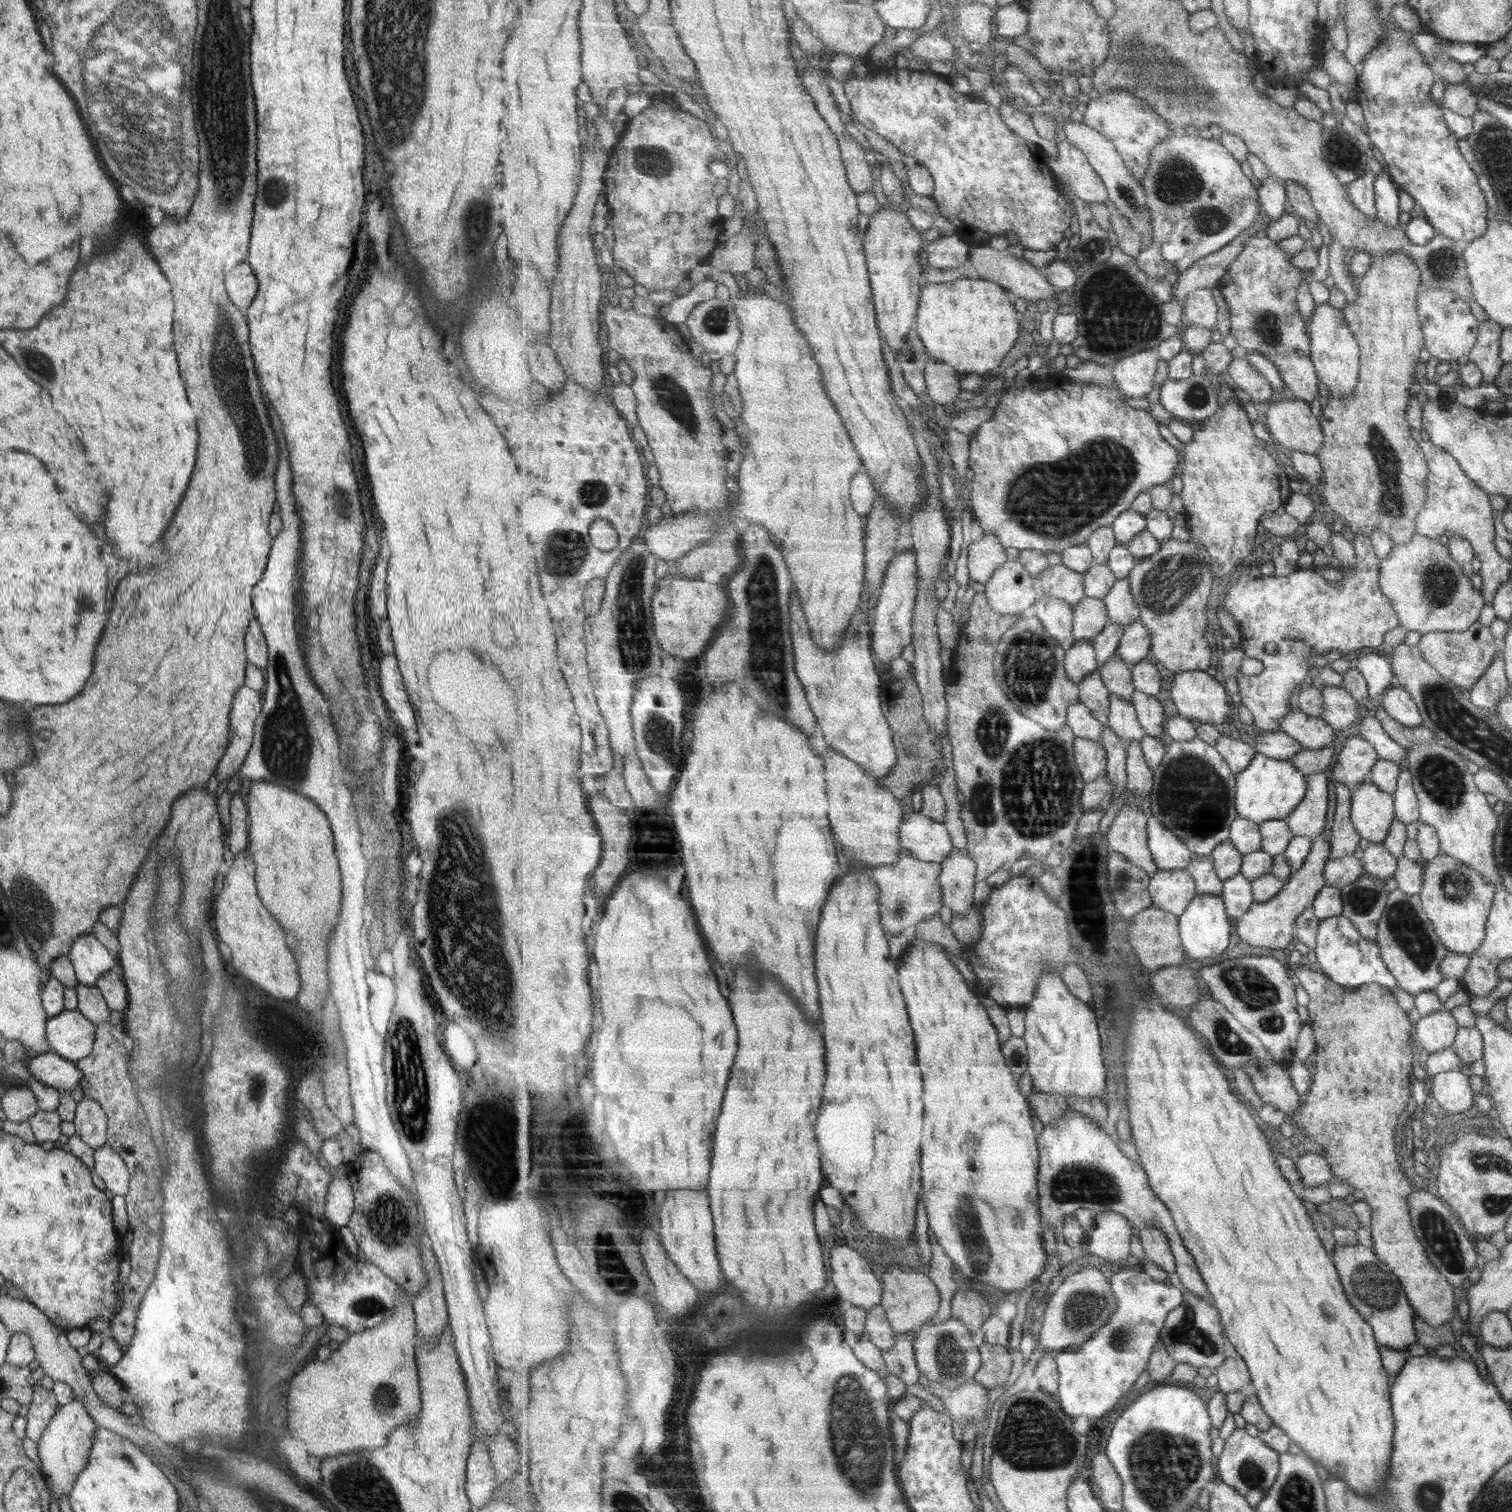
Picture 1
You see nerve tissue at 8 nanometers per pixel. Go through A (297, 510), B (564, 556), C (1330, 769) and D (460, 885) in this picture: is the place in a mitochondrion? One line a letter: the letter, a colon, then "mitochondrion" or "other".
A: other
B: mitochondrion
C: other
D: mitochondrion

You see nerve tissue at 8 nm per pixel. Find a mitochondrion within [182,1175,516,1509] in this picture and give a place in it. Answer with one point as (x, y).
(388, 1222)

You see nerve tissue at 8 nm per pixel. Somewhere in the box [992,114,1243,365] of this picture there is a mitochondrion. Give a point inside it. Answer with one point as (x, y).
(1119, 305)

